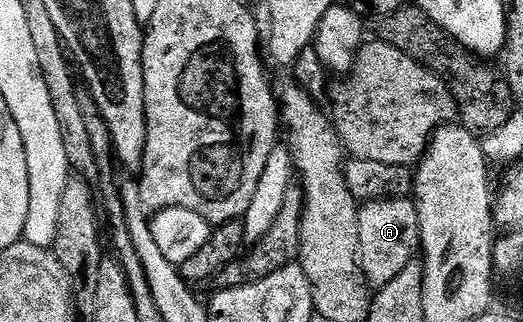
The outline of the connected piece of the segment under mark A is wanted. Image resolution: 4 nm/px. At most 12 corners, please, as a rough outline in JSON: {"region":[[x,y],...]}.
{"region":[[404,197],[358,210],[358,260],[371,286],[419,256],[418,207]]}

